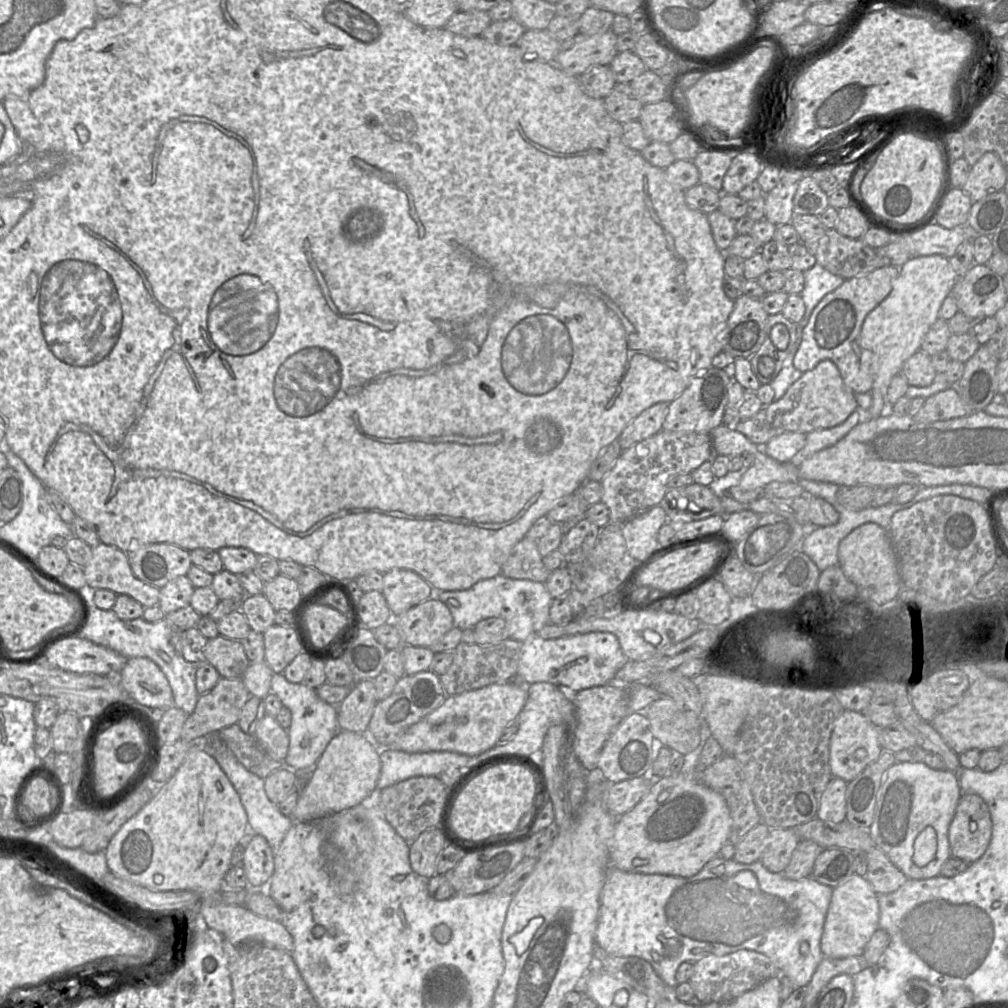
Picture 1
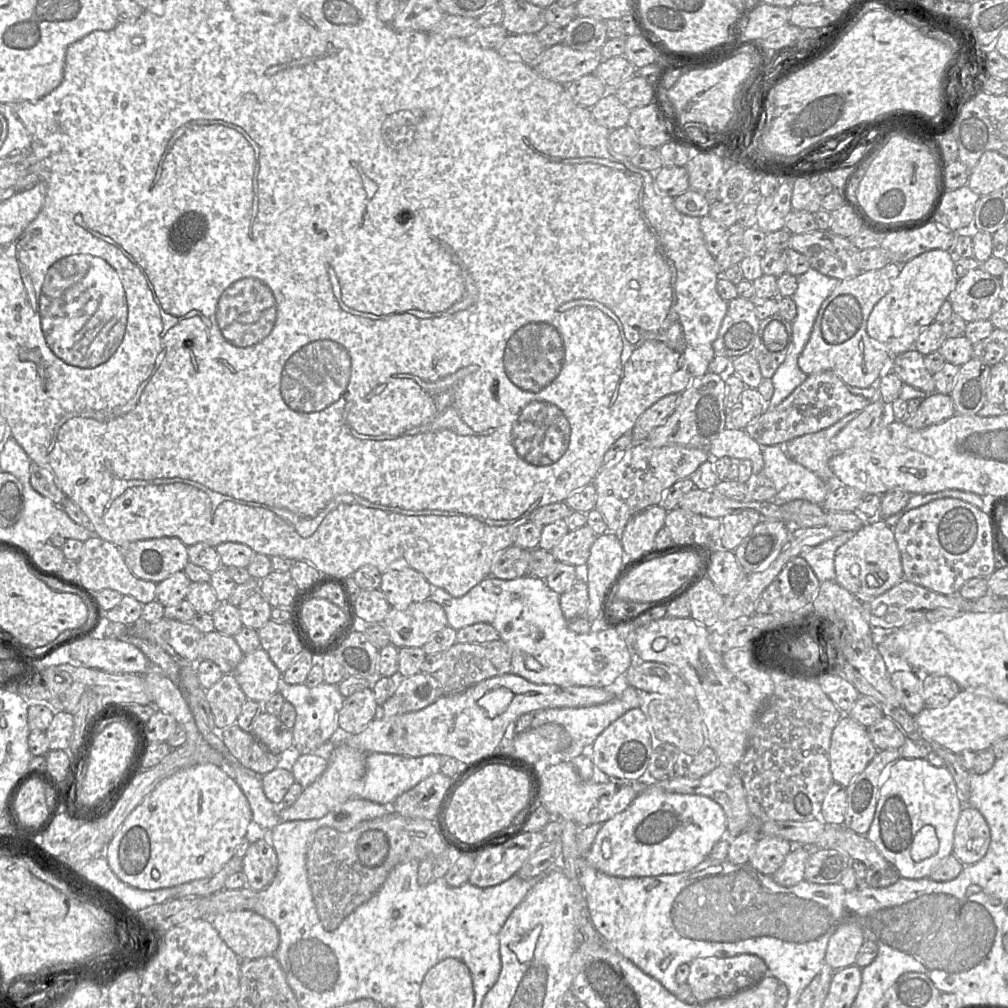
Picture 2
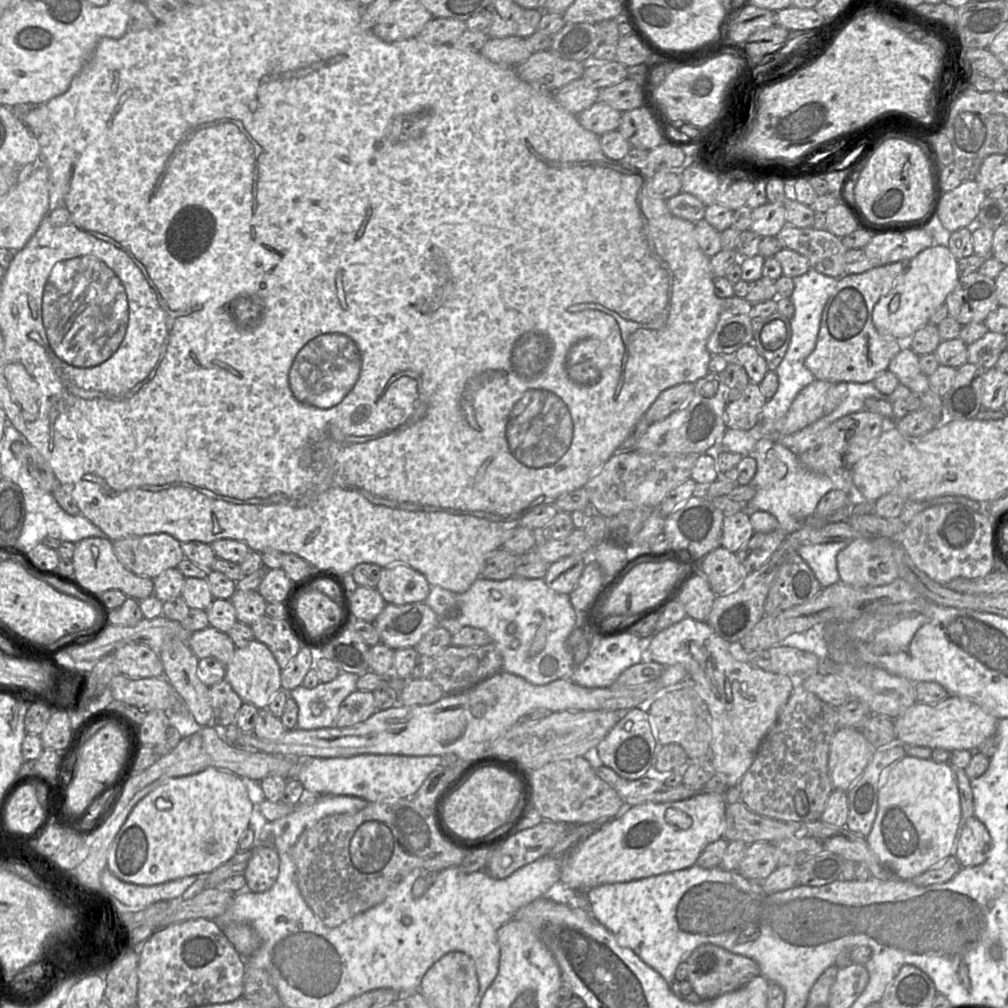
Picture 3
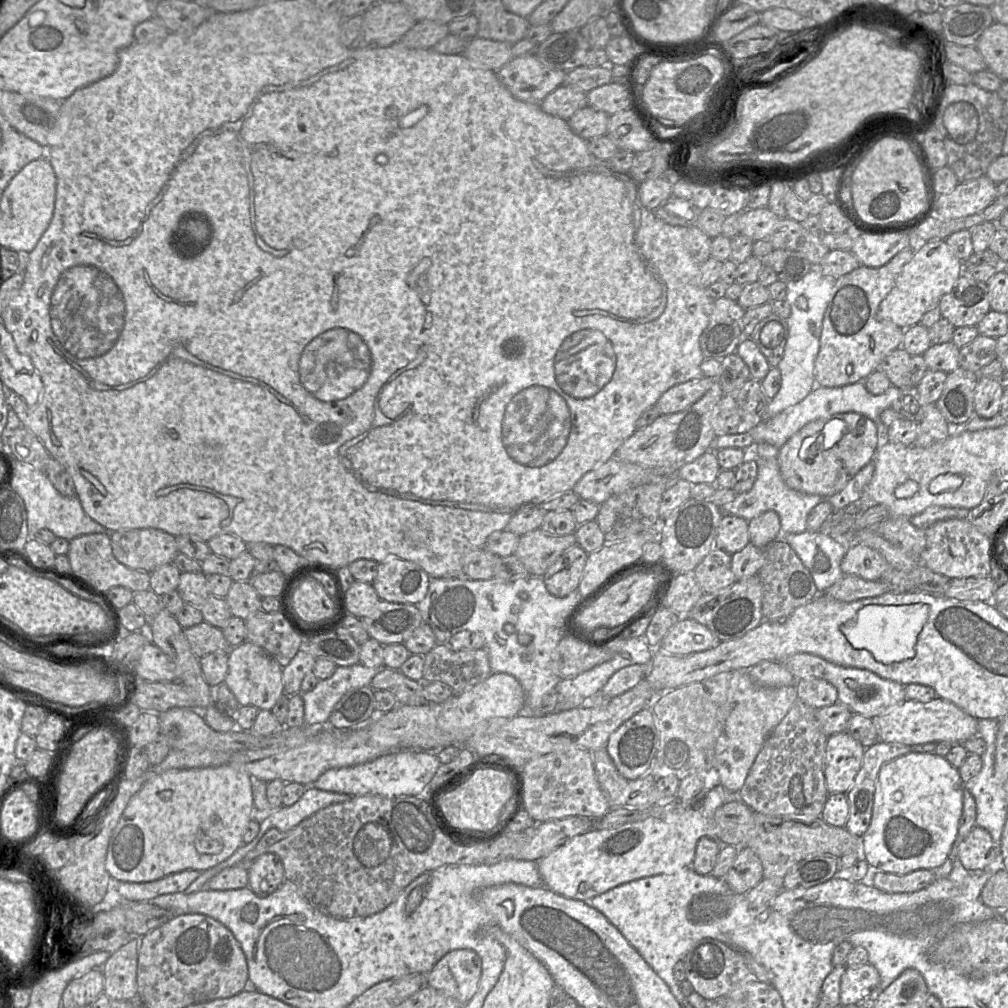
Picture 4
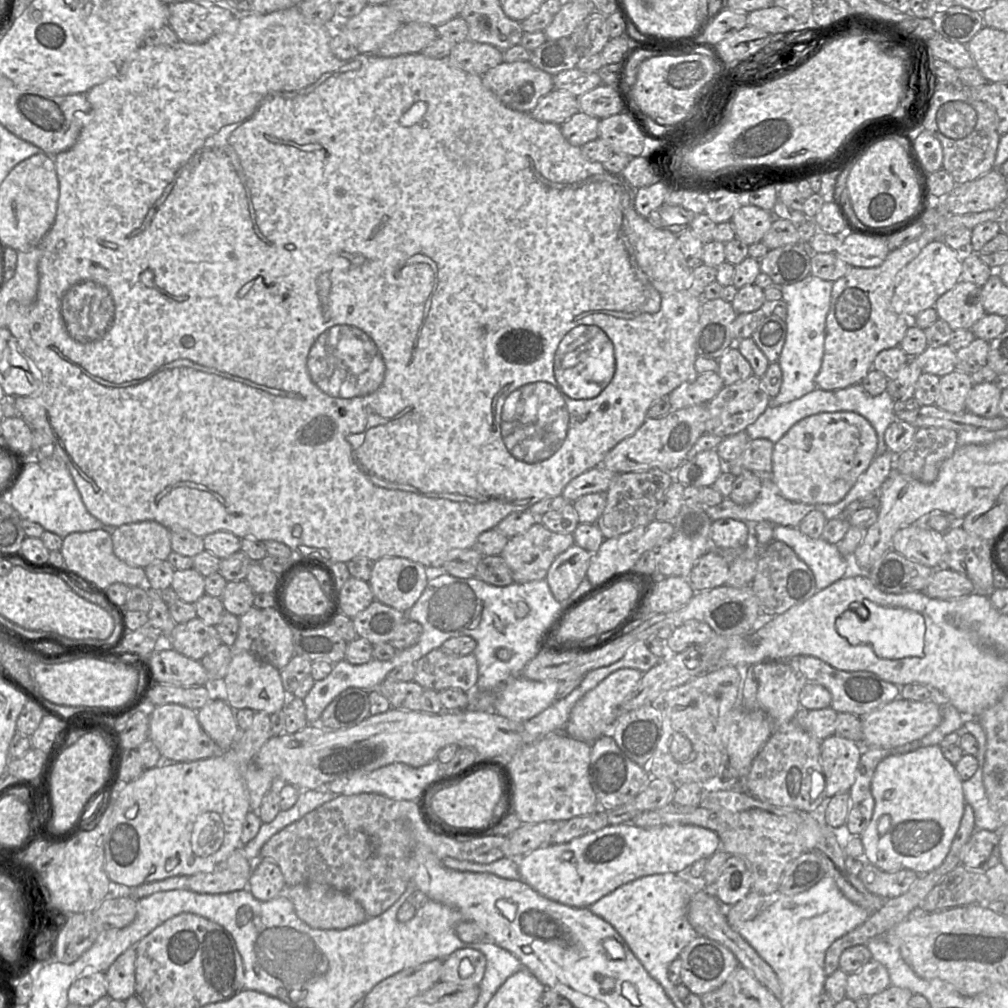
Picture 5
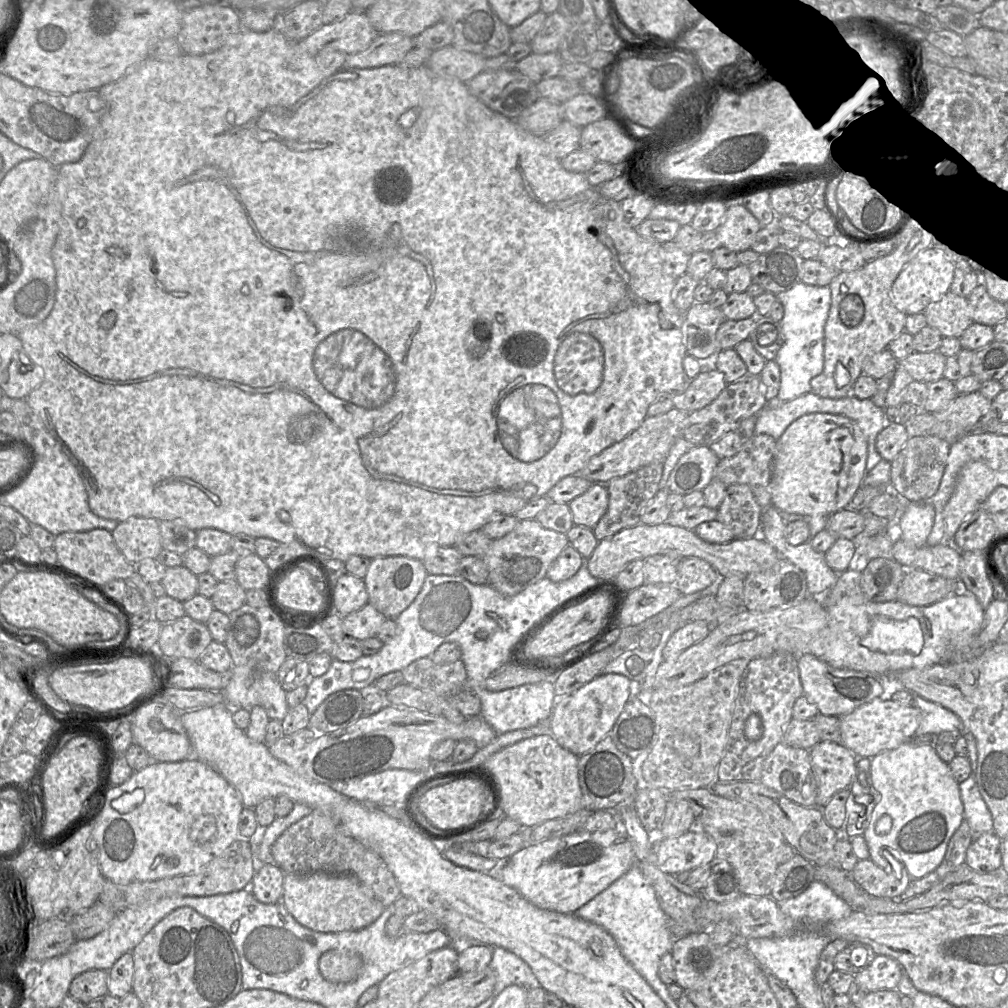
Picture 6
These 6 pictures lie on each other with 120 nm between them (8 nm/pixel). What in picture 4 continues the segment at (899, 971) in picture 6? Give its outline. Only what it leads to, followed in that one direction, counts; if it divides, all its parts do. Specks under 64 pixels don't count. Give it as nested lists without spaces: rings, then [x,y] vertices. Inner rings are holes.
[[[871,964],[846,968],[840,983],[840,1005],[854,1005],[873,997],[880,983],[880,974]]]

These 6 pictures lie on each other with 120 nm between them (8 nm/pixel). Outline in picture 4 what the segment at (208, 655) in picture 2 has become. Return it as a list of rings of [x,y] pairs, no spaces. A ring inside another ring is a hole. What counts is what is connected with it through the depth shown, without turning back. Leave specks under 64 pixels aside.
[[[205,621],[184,629],[184,635],[192,652],[199,659],[216,651],[230,650],[222,630]]]

